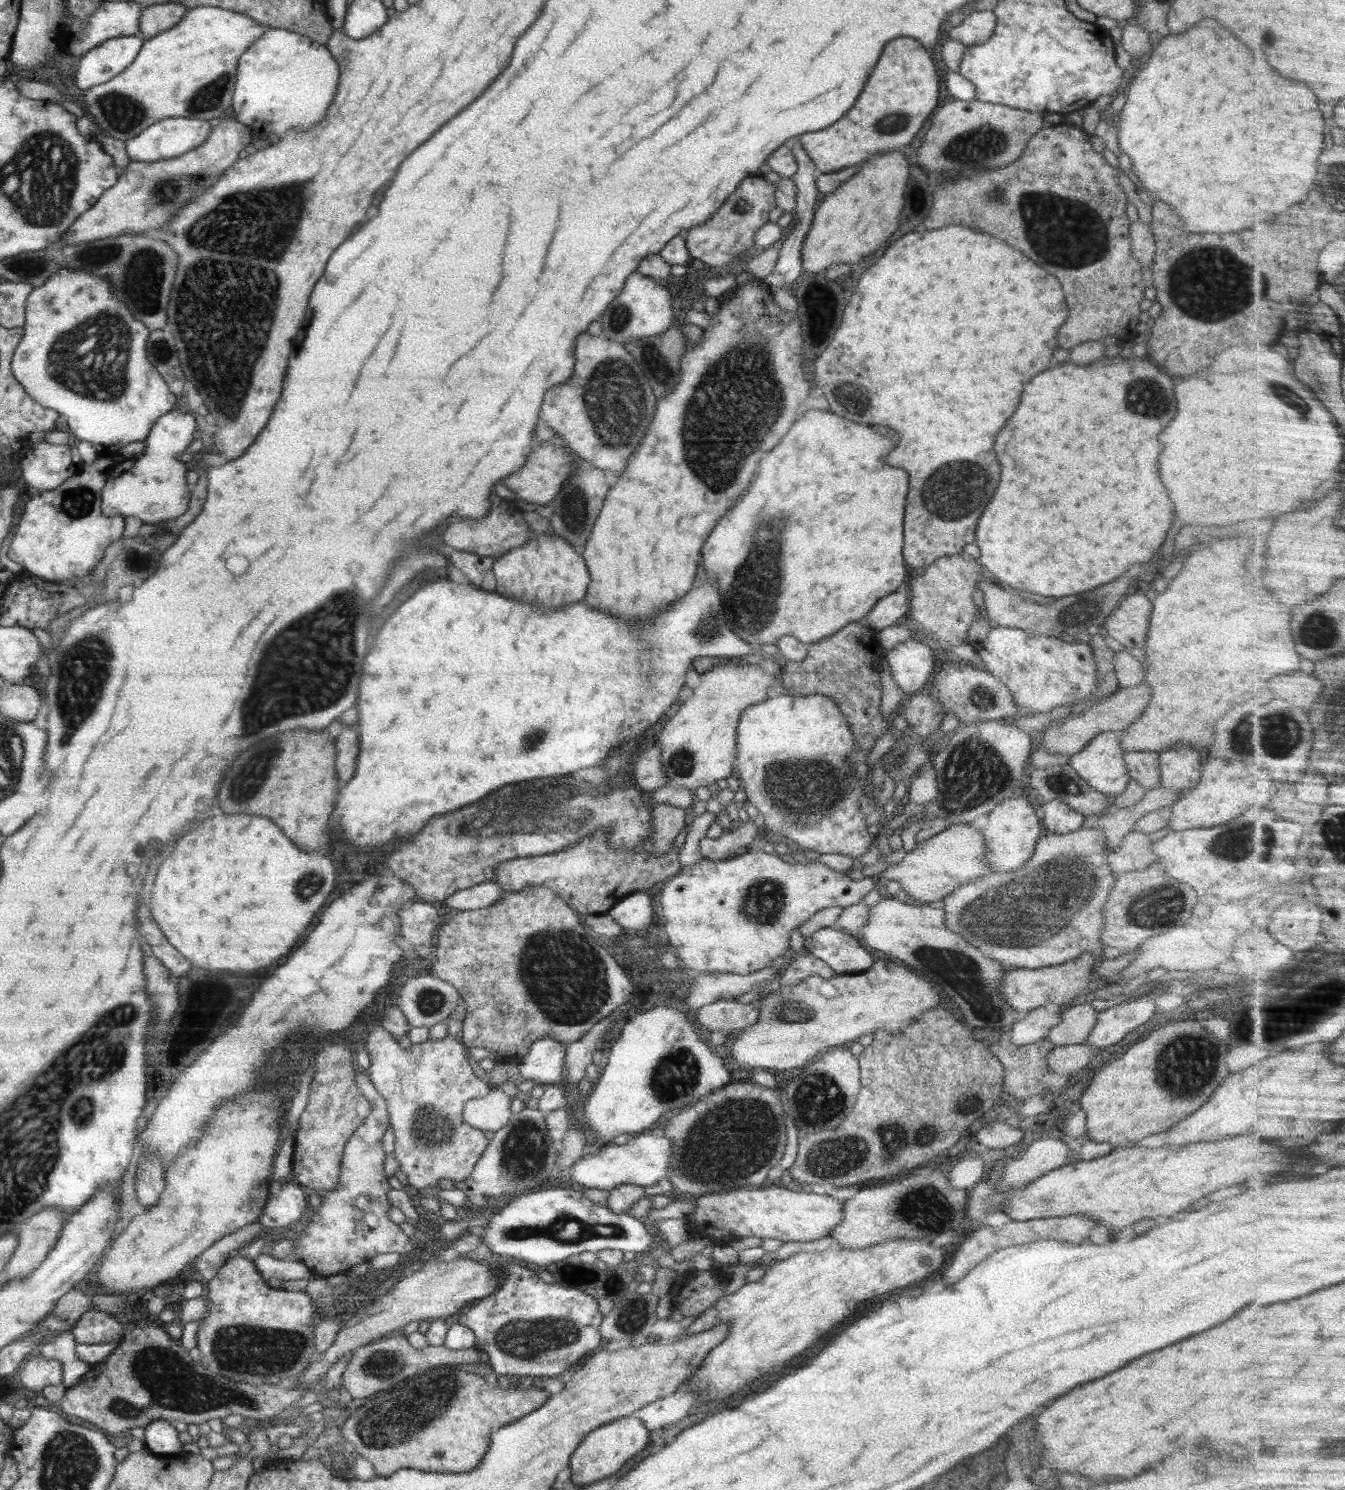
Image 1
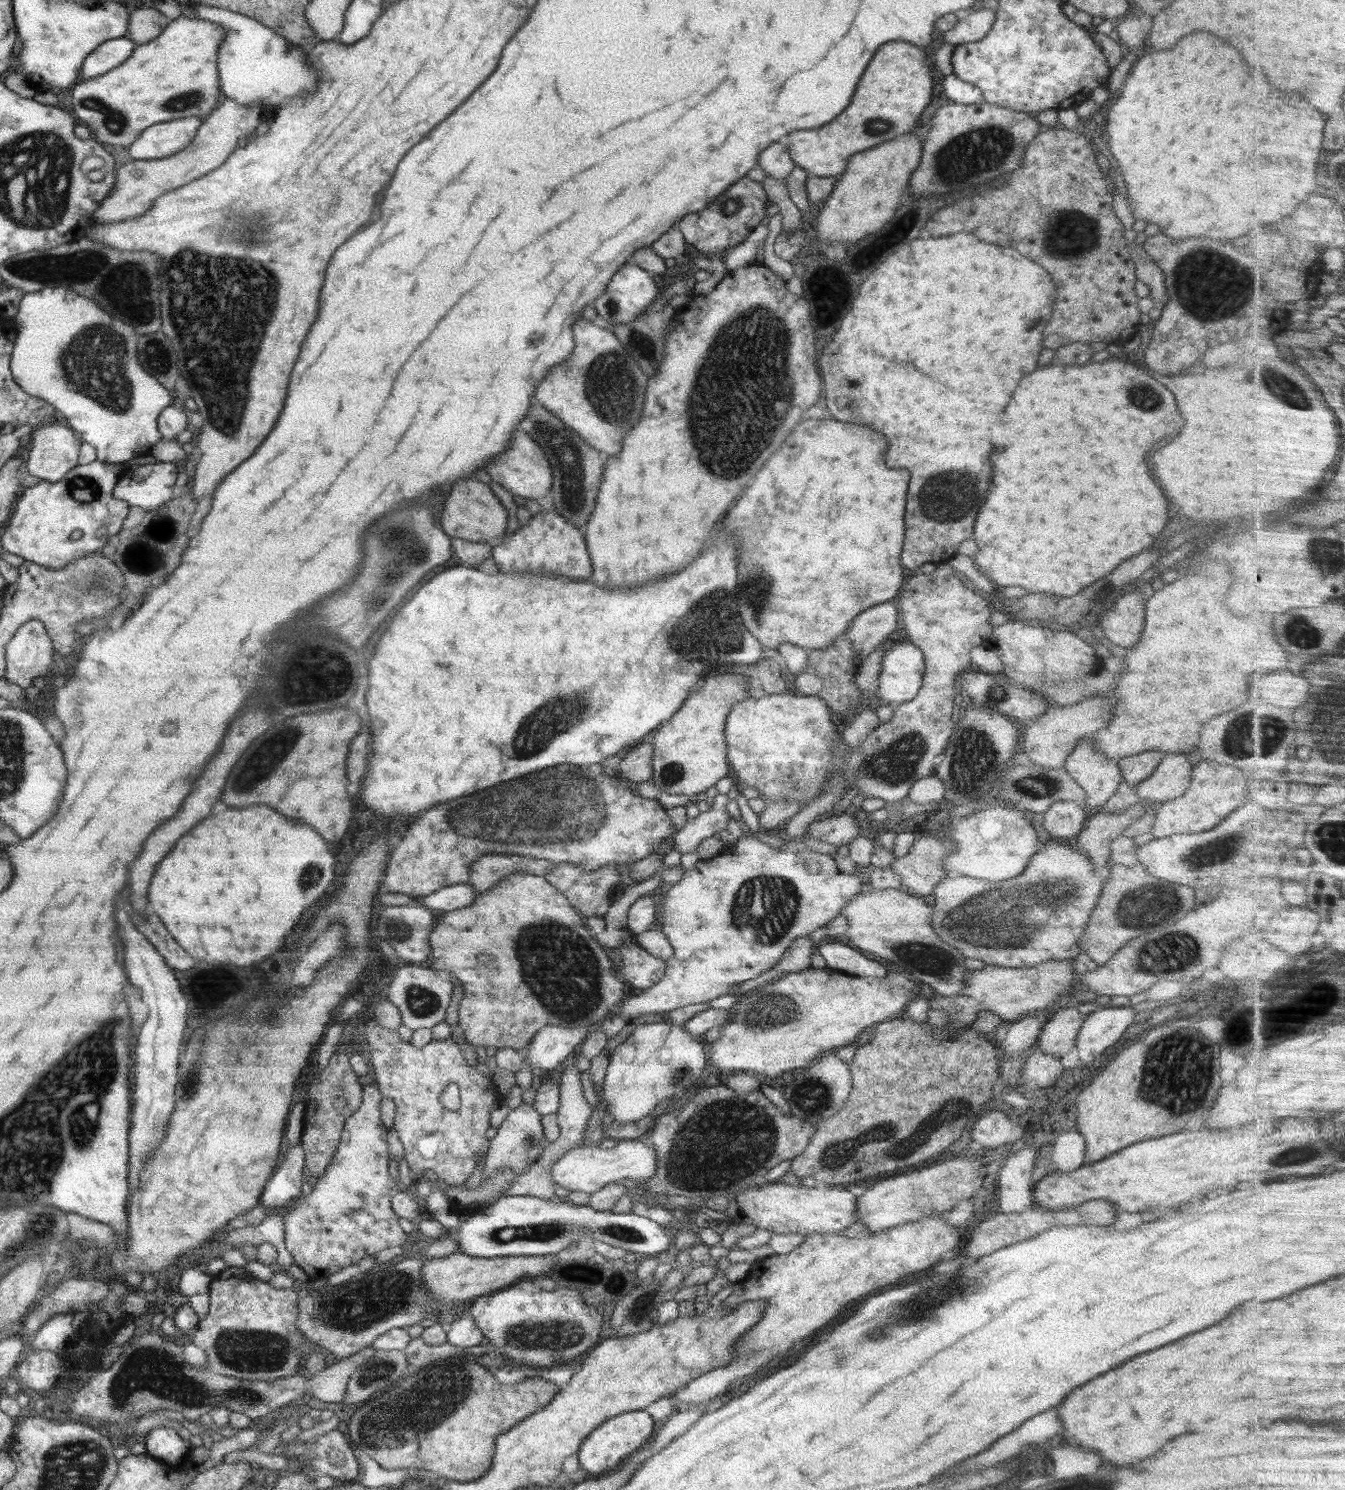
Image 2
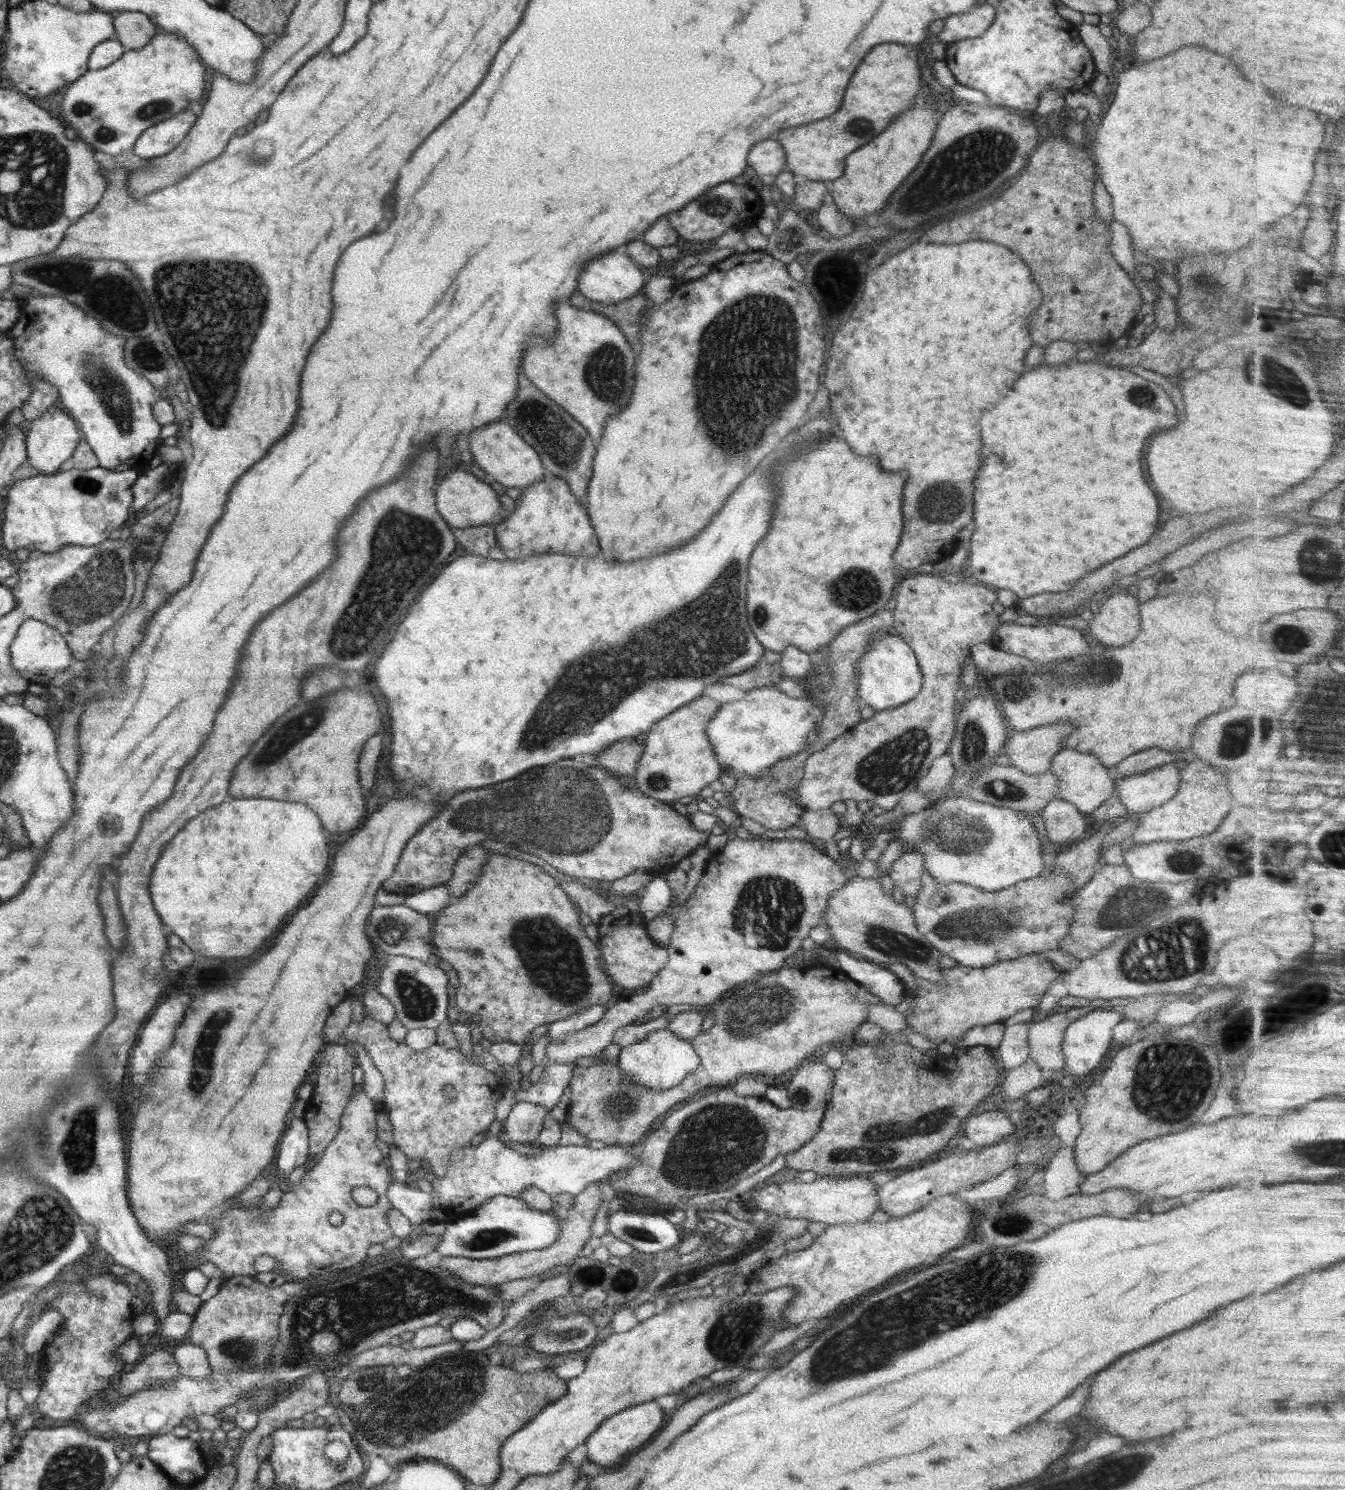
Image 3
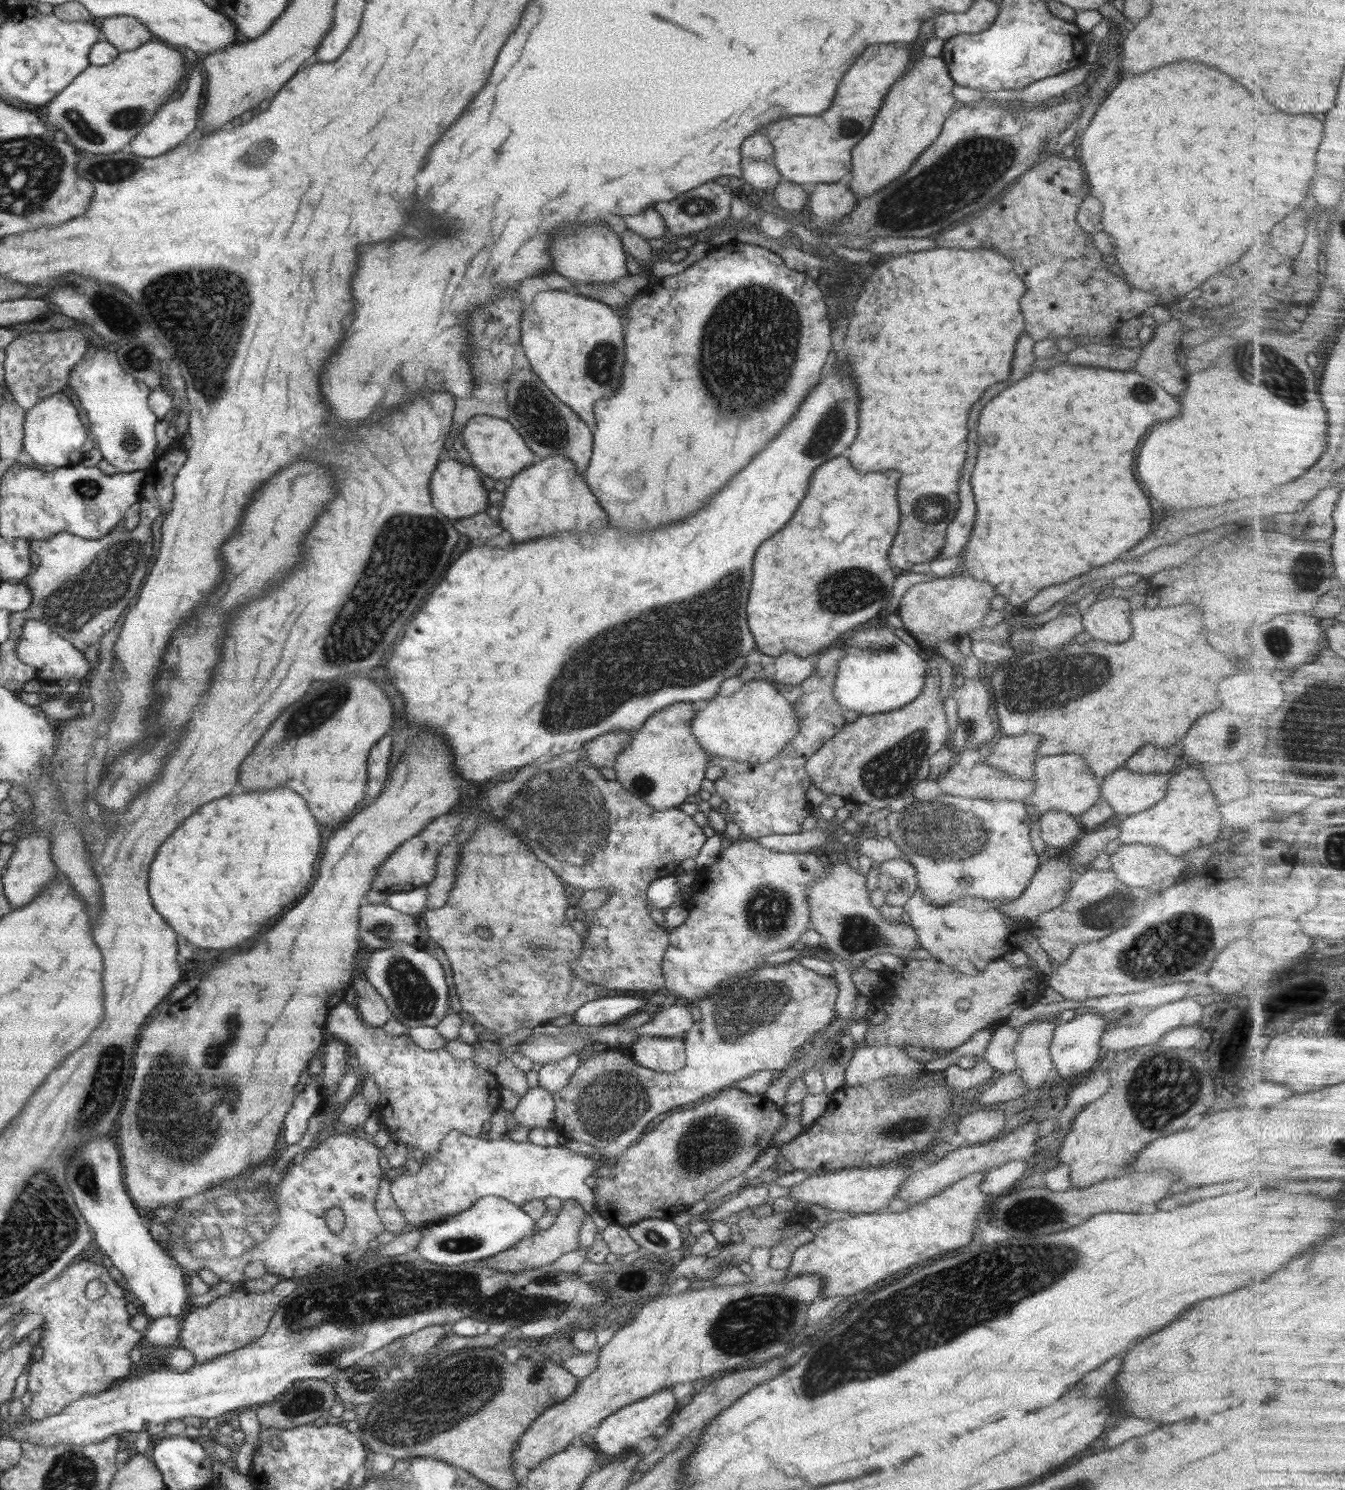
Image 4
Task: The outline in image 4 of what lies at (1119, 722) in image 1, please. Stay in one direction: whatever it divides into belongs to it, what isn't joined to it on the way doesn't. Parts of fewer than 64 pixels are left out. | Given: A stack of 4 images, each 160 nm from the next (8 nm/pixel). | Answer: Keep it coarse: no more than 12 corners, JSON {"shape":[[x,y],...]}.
{"shape":[[999,734],[982,762],[1034,779],[1039,734]]}

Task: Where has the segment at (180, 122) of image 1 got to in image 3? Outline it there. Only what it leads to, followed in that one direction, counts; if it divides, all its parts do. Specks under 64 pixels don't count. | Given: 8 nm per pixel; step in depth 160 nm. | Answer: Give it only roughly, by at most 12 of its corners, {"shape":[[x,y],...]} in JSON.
{"shape":[[188,108],[142,131],[134,154],[151,160],[168,154],[197,117]]}

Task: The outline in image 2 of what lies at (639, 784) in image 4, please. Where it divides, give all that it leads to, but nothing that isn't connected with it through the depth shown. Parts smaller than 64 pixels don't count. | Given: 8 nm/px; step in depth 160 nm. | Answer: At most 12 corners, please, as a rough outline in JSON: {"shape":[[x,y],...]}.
{"shape":[[727,669],[705,677],[653,744],[651,784],[695,798],[728,774],[724,729],[746,700]]}

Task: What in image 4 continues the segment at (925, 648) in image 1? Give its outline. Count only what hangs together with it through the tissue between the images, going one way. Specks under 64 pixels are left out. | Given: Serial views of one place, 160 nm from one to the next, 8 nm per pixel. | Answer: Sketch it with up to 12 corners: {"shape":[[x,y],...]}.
{"shape":[[886,628],[856,632],[834,679],[845,711],[901,709],[925,660]]}

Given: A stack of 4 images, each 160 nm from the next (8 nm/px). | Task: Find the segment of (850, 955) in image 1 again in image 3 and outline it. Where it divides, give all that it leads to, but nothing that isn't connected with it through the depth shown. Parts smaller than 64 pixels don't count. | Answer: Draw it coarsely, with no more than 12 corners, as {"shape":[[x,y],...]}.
{"shape":[[840,950],[840,971],[895,1007],[905,986],[886,966]]}

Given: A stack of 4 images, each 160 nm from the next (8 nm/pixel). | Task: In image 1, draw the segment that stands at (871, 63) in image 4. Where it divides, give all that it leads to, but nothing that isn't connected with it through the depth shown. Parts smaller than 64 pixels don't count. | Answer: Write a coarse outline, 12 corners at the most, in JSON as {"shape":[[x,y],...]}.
{"shape":[[914,38],[886,44],[852,110],[798,140],[820,173],[914,140],[938,80]]}

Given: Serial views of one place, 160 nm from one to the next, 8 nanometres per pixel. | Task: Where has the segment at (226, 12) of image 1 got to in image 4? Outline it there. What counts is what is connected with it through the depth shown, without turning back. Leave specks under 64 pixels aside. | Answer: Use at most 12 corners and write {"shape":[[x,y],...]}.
{"shape":[[162,40],[48,104],[79,153],[121,152],[186,79]]}

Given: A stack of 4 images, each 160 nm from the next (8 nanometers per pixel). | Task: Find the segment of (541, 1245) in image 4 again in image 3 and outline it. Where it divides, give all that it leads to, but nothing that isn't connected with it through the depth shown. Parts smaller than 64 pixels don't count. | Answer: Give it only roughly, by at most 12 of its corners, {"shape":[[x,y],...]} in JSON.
{"shape":[[590,1183],[563,1211],[558,1240],[494,1259],[443,1256],[468,1284],[499,1286],[573,1265],[602,1202]]}

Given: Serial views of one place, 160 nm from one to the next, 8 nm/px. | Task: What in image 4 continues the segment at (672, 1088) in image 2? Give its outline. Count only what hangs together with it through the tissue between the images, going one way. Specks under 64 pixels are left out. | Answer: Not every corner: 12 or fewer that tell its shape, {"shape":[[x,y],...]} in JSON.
{"shape":[[677,1037],[639,1038],[630,1051],[640,1066],[676,1072],[686,1064]]}

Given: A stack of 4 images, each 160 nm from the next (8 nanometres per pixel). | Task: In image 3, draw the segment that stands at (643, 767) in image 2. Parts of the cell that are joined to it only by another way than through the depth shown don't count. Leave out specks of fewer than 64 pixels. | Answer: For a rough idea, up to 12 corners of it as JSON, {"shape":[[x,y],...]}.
{"shape":[[634,737],[602,750],[596,764],[615,775],[634,777],[644,747]]}

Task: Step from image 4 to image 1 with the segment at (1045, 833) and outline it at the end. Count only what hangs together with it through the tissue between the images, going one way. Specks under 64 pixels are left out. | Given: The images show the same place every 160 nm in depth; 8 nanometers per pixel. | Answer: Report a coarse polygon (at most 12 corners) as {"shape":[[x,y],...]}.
{"shape":[[1066,802],[1044,805],[1045,832],[1068,834],[1080,829],[1085,816]]}

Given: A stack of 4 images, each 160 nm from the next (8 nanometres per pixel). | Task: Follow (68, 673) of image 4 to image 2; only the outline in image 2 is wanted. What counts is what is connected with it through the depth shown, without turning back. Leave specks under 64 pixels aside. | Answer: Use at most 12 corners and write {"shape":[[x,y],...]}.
{"shape":[[43,622],[5,646],[5,679],[24,689],[54,663]]}

